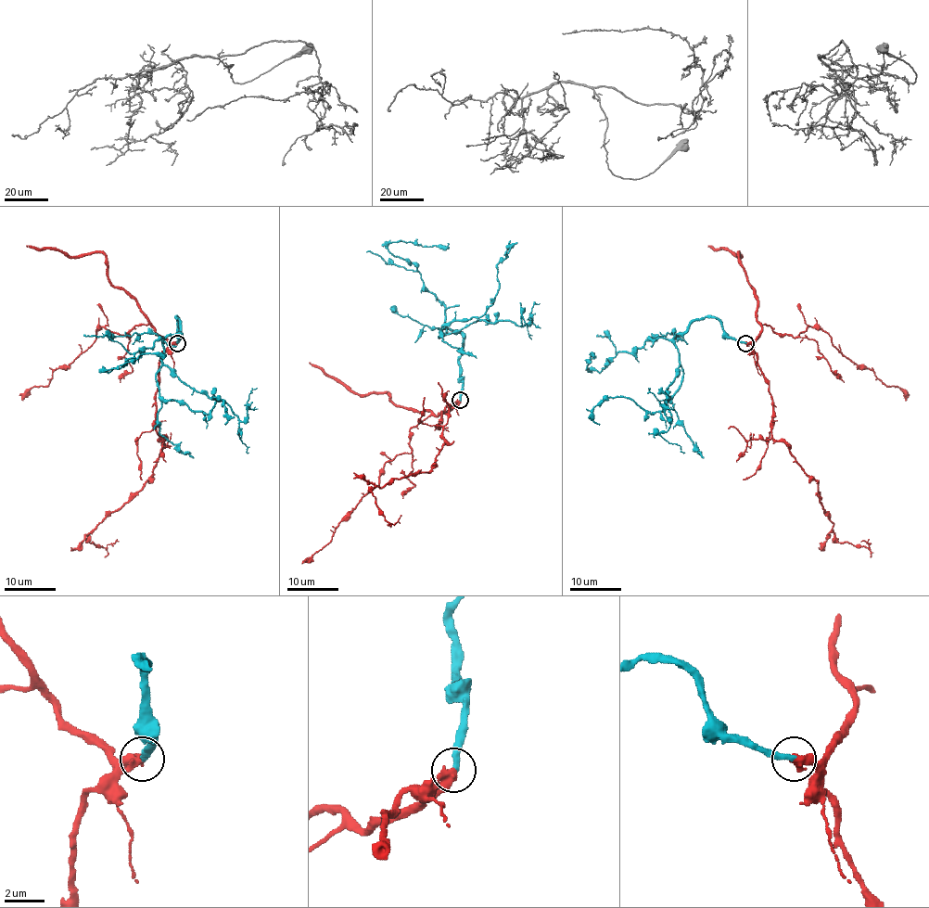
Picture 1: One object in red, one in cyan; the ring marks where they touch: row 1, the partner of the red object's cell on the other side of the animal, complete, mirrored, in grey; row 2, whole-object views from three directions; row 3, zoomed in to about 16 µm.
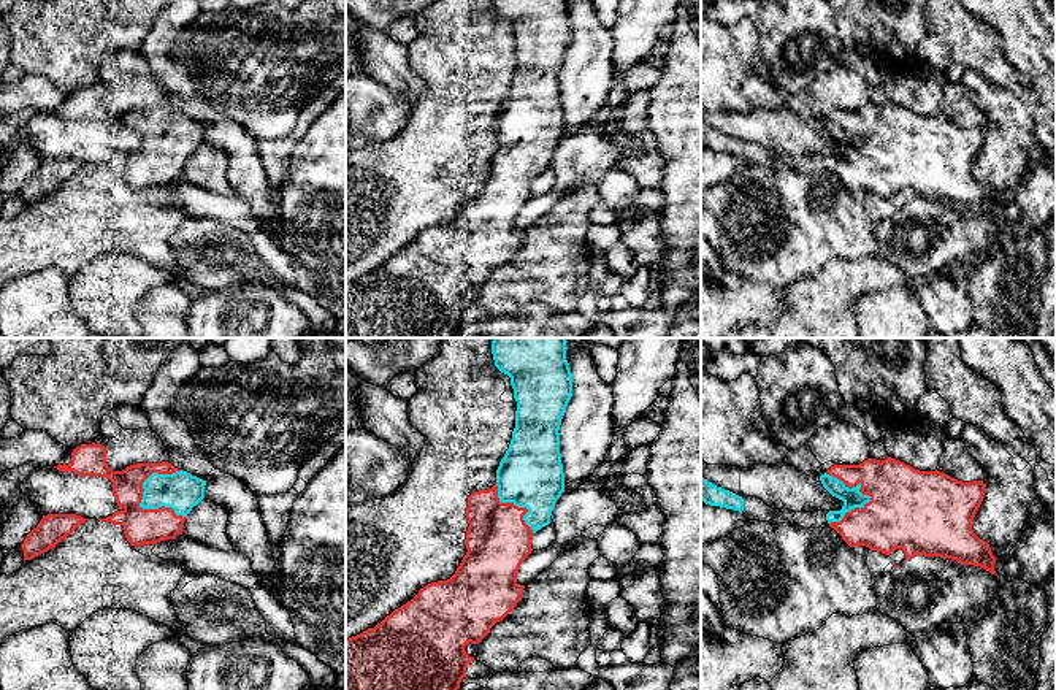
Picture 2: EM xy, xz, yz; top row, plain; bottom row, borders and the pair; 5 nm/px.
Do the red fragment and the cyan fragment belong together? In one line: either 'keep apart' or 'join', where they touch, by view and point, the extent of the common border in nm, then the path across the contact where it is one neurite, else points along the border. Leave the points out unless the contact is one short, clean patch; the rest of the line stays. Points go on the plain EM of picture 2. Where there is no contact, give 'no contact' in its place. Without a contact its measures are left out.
join | xy (146, 154) | 300 nm

